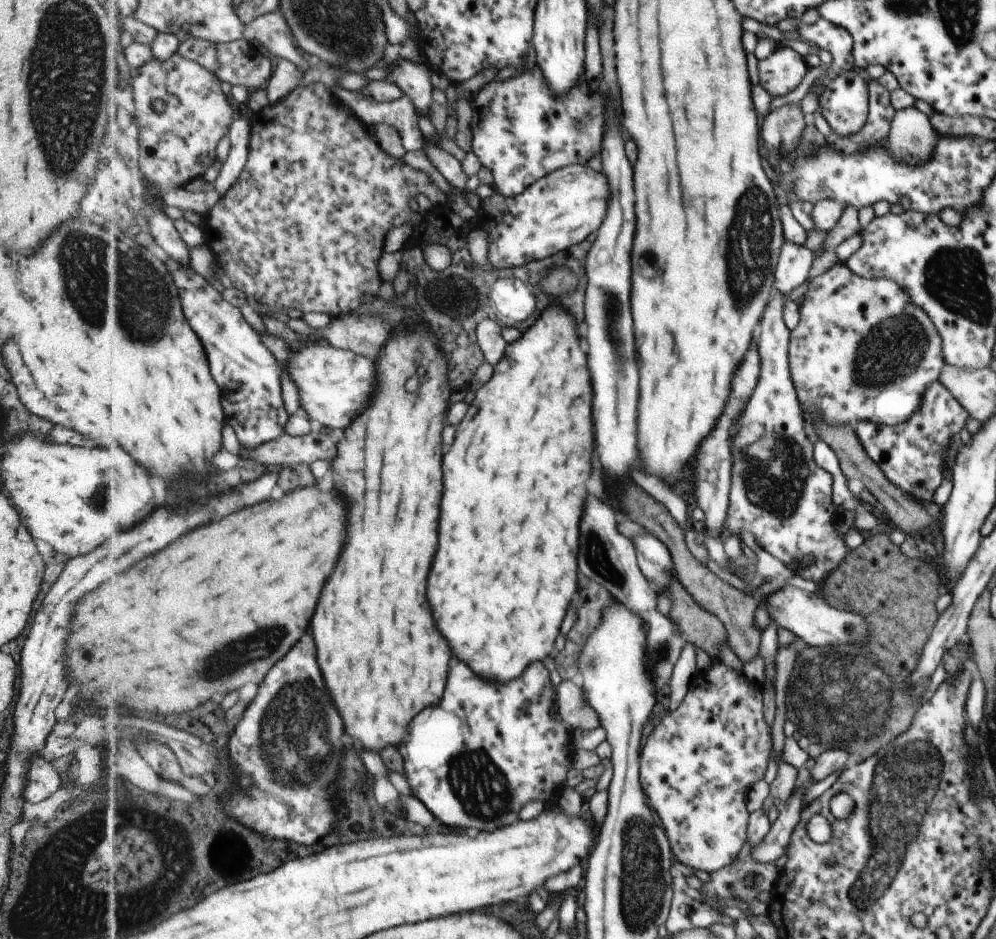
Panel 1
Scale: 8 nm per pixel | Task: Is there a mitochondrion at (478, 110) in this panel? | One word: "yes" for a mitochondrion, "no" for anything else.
no

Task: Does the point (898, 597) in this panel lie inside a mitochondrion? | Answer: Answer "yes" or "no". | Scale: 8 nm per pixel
no

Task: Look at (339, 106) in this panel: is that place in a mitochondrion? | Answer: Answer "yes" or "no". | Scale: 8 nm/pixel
no

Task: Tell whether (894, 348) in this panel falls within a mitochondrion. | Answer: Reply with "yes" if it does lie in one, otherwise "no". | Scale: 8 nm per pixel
yes

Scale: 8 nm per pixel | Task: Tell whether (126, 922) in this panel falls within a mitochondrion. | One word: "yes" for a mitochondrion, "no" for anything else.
no

